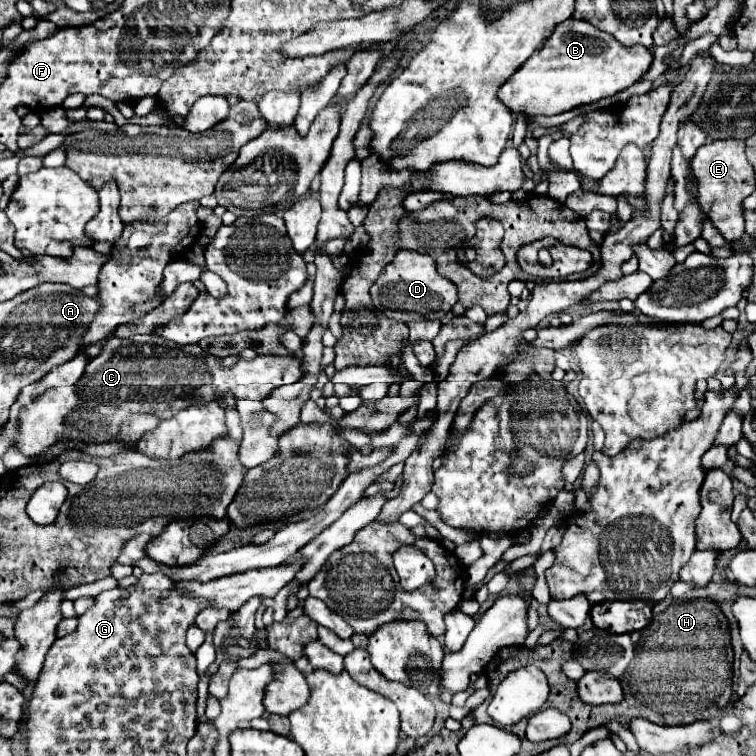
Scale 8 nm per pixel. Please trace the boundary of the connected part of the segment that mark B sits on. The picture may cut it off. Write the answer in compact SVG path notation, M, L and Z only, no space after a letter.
M566 19L546 37L544 47L516 69L516 73L498 89L498 99L514 115L560 115L580 105L610 97L636 81L648 71L652 53L644 45L620 45L610 33L604 33L582 19Z

